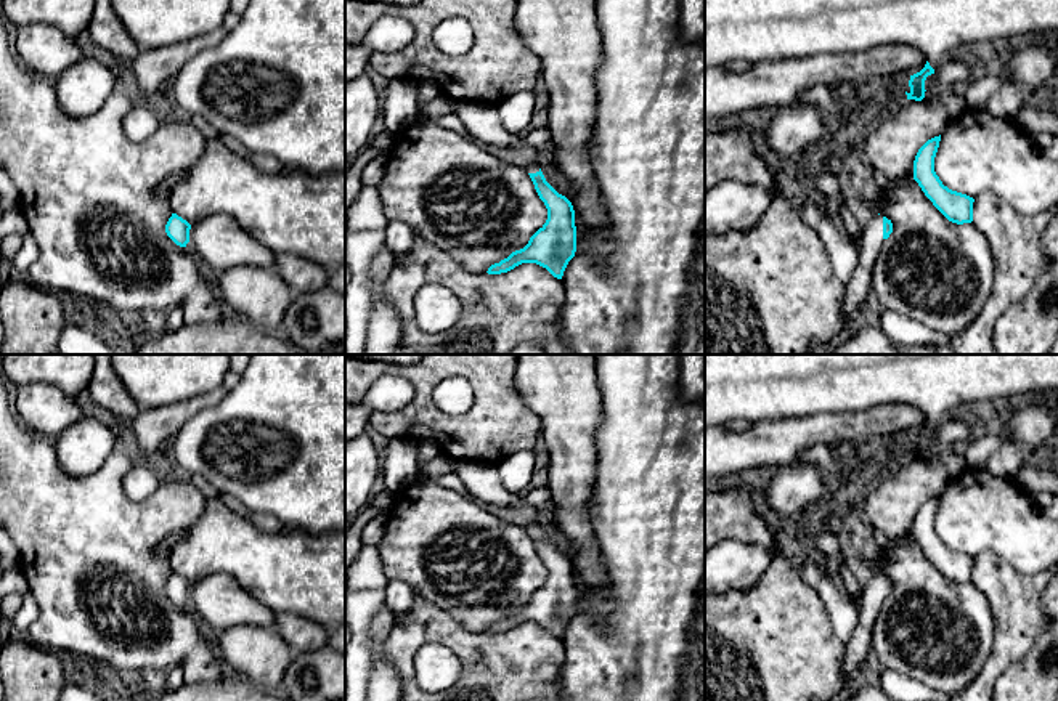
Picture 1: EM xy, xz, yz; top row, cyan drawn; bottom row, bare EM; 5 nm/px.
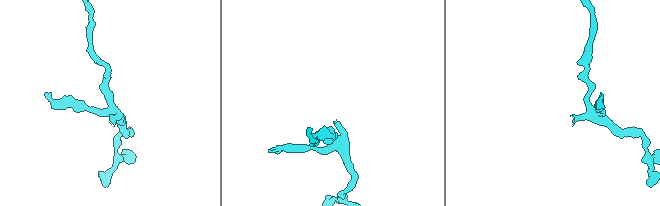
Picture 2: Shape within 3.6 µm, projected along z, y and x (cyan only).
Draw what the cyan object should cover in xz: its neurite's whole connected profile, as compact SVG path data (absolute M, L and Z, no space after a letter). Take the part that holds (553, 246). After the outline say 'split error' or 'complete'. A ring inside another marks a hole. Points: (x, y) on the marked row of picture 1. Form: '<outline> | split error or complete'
M539 164L525 167L539 199L547 209L546 223L530 237L528 244L488 268L488 274L501 274L522 263L536 263L554 278L562 279L568 261L576 252L576 226L572 202L559 194L544 178Z | split error

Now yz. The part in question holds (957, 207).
M941 135L928 140L918 149L914 160L914 180L949 221L957 225L971 223L975 199L944 186L934 172L934 157L939 141Z | complete

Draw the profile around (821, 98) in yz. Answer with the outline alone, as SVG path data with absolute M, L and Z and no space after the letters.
M812 87L808 91L803 91L798 101L800 104L816 107L820 114L827 117L835 115L838 111L833 95L825 87Z

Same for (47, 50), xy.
M40 22L18 29L16 55L26 67L51 82L83 58L72 37Z

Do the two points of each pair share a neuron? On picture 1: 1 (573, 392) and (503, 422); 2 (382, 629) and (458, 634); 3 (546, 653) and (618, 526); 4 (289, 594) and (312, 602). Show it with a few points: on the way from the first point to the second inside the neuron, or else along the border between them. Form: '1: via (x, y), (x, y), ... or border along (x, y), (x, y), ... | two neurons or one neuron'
1: border along (514, 376), (522, 401), (540, 422), (540, 435) | two neurons
2: border along (389, 636), (386, 644) | two neurons
3: border along (562, 639), (564, 664), (557, 676) | two neurons
4: via (294, 594), (307, 597) | one neuron

